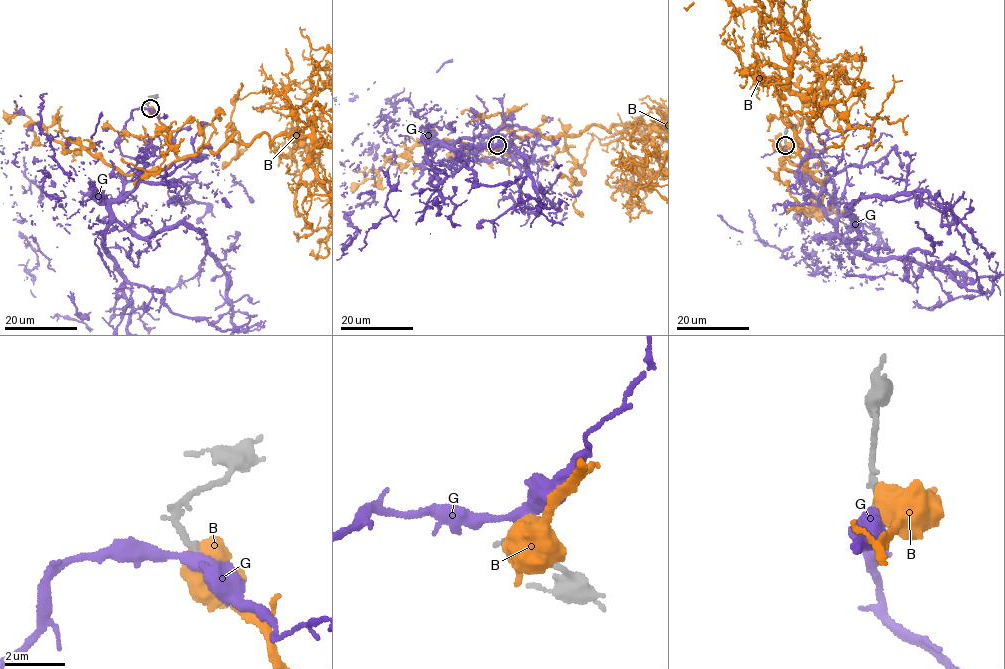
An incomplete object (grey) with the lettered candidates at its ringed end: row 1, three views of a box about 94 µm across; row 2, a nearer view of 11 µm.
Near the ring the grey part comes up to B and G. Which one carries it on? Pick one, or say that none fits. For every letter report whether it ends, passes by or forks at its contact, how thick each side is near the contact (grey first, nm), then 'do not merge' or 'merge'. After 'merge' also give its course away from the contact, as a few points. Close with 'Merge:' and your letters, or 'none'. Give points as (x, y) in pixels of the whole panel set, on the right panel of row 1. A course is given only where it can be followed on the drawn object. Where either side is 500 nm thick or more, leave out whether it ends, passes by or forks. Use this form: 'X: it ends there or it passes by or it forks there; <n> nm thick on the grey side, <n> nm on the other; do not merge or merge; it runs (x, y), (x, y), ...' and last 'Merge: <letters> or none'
B: 240 nm thick on the grey side, 750 nm on the other; do not merge
G: it passes by; 200 nm thick on the grey side, 320 nm on the other; do not merge
Merge: none

